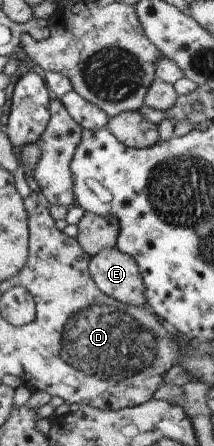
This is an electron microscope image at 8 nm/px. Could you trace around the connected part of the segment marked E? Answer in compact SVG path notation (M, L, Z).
M111 247L90 256L88 273L101 293L133 307L152 309L145 299L143 282L133 257Z

